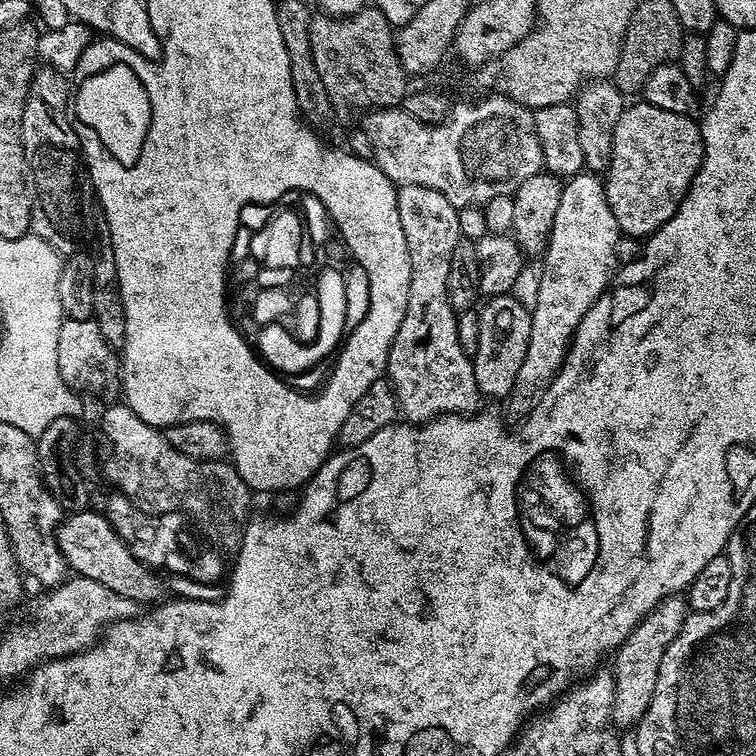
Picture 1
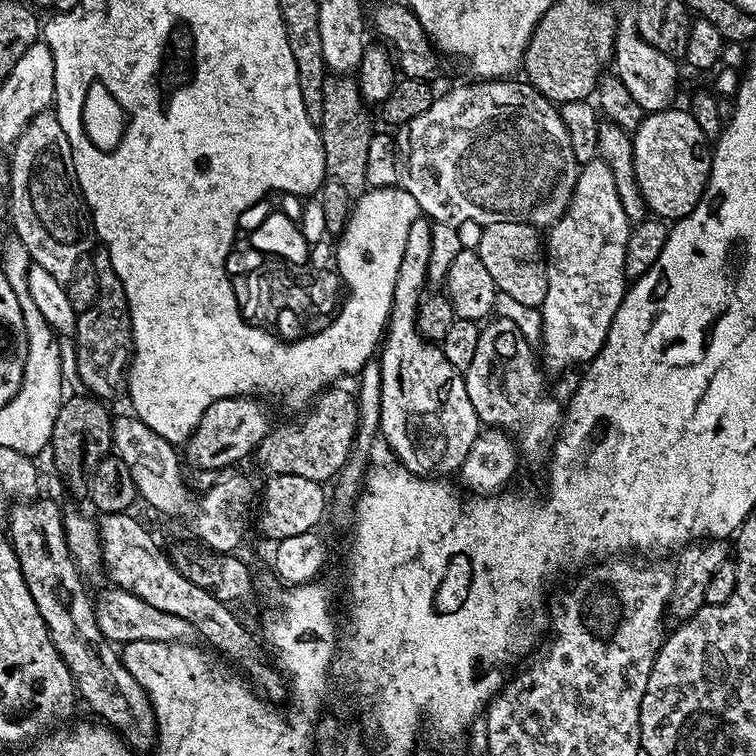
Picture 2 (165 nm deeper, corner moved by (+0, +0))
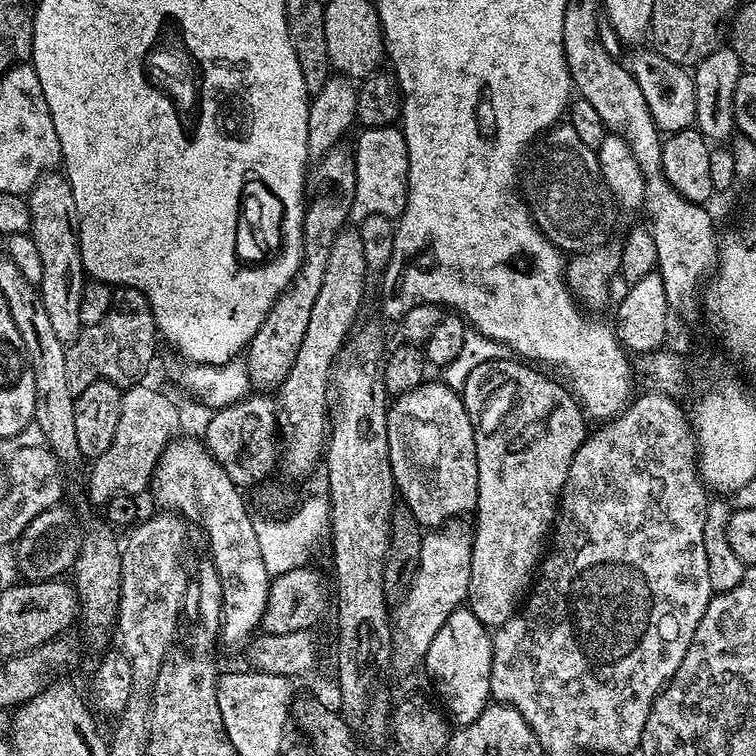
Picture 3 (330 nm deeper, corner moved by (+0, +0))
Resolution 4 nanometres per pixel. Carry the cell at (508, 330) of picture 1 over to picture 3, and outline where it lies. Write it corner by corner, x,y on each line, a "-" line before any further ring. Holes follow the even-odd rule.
516,358
492,360
475,367
462,389
464,409
472,423
478,458
478,494
474,509
476,528
472,532
466,607
489,630
499,628
515,616
529,595
534,573
556,523
560,494
564,491
570,462
574,462
574,454
586,438
586,416
577,397
558,381
543,376
539,370
539,367

